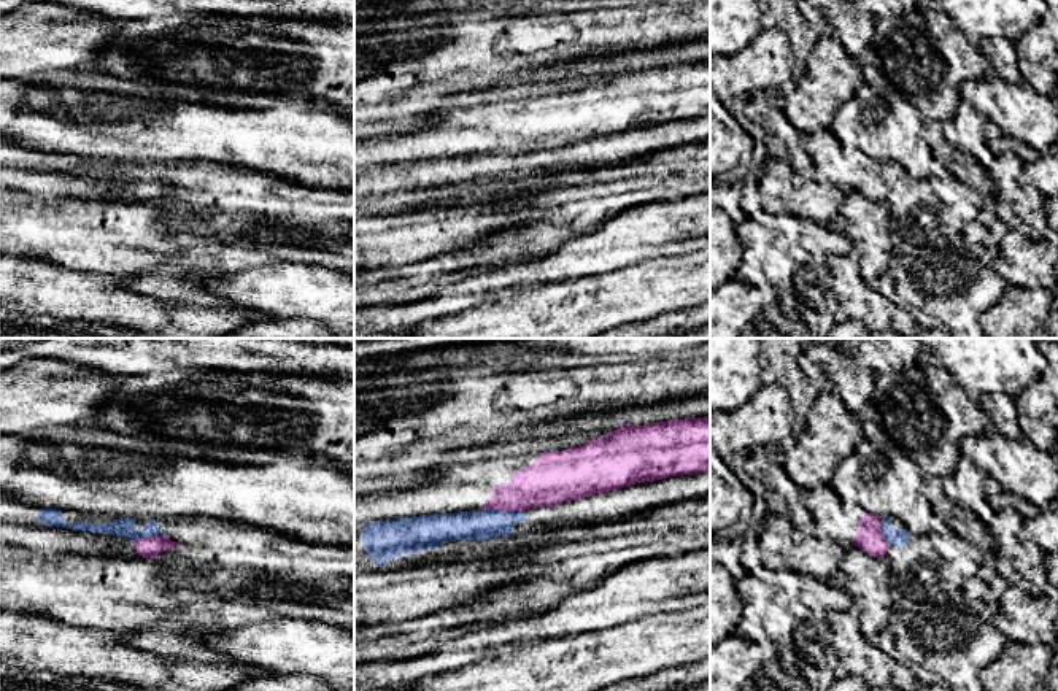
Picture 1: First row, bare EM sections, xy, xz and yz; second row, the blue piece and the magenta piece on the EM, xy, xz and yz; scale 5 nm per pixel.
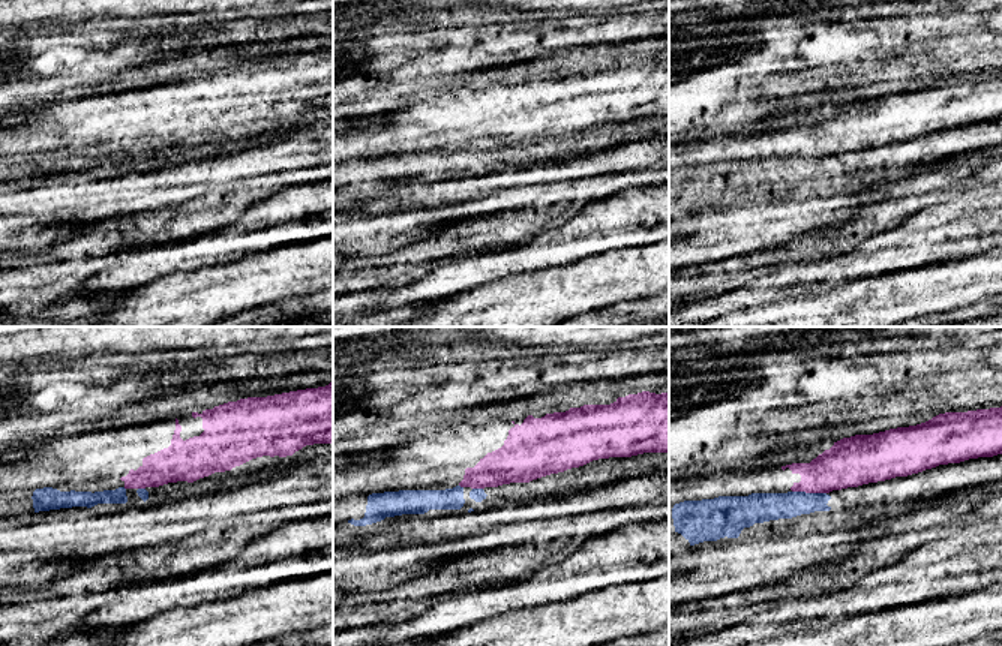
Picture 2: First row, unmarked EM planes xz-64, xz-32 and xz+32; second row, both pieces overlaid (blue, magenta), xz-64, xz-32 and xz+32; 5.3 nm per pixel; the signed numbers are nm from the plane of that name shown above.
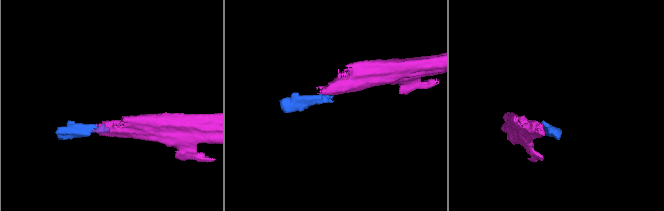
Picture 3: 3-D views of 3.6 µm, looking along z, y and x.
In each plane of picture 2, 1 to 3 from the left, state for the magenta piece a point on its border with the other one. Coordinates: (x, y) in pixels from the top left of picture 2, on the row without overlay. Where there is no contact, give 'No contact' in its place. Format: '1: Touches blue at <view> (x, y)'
1: Touches blue at xz-64 (141, 153)
2: Touches blue at xz-32 (477, 153)
3: Touches blue at xz+32 (809, 158)

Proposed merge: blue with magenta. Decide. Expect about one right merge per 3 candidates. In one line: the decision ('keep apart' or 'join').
keep apart

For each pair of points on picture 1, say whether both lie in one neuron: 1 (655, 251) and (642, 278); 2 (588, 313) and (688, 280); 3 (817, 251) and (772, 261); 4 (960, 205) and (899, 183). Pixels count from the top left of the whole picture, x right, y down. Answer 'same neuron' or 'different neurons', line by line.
1: different neurons
2: same neuron
3: same neuron
4: same neuron

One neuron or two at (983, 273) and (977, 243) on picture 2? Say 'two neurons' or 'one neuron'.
two neurons

